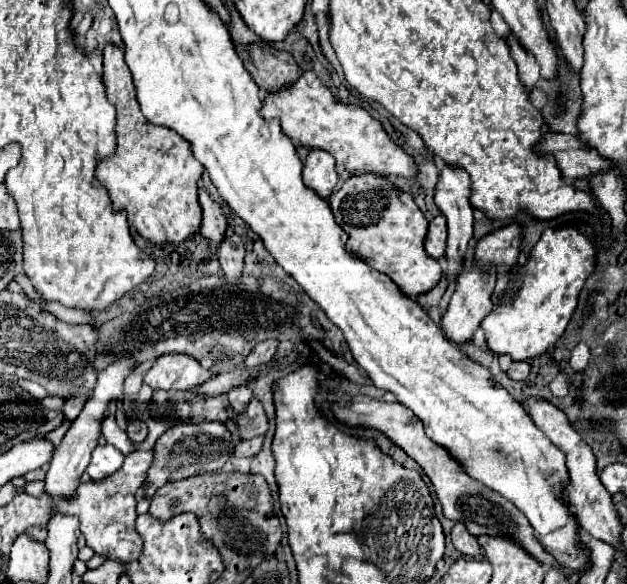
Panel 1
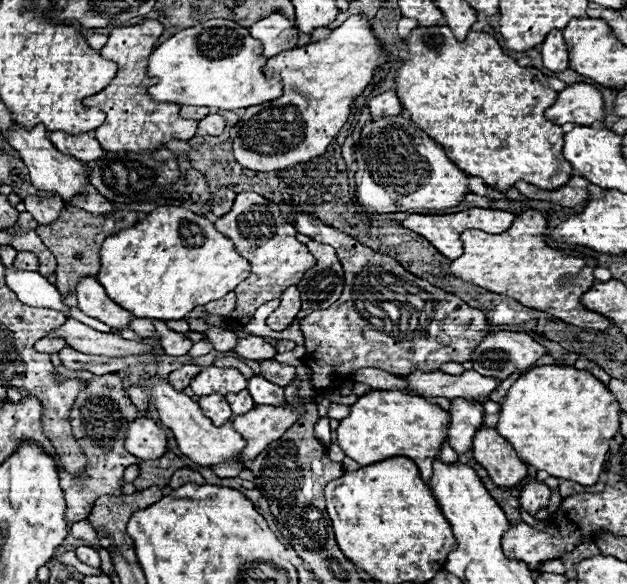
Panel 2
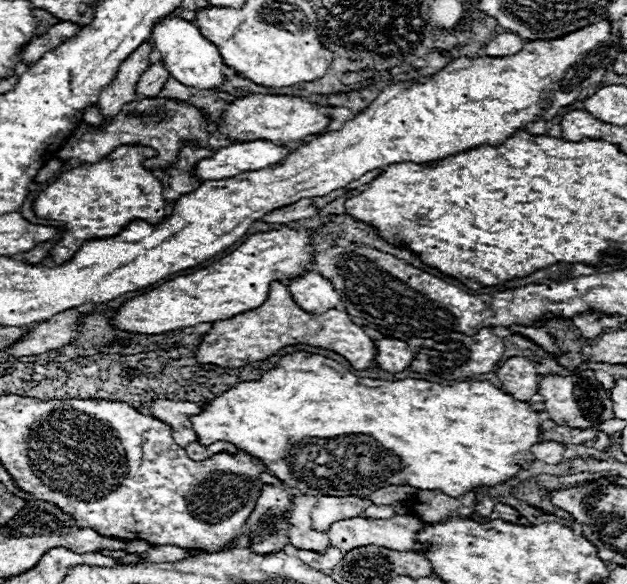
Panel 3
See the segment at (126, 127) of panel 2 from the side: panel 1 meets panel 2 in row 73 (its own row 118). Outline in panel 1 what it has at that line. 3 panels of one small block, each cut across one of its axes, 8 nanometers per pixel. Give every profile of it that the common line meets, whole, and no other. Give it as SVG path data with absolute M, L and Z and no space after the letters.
M108 44L104 48L104 86L106 86L106 98L110 100L110 104L116 106L116 112L118 112L118 124L116 124L118 150L114 158L108 158L106 162L102 162L102 166L98 166L96 174L98 174L98 180L102 180L102 184L108 190L114 210L124 210L128 216L128 222L148 242L182 244L190 240L200 230L200 222L202 222L202 208L198 204L198 180L204 172L204 166L194 158L190 142L186 142L182 136L178 136L170 128L154 126L140 112L132 74L124 60L124 50L114 44Z

